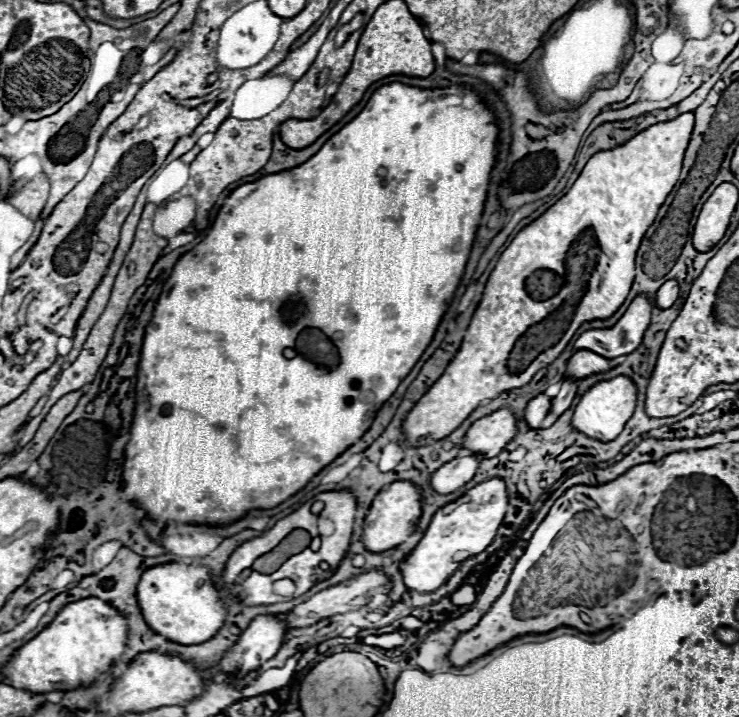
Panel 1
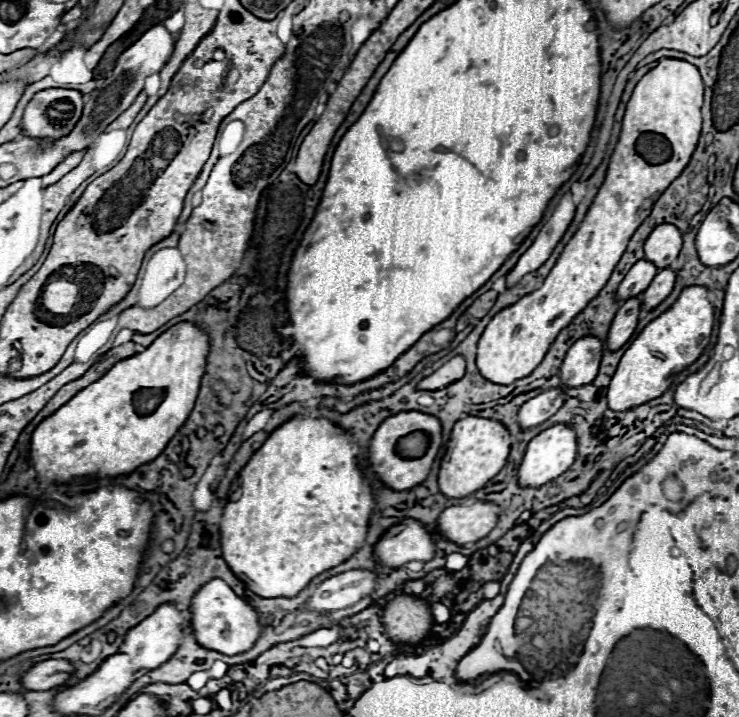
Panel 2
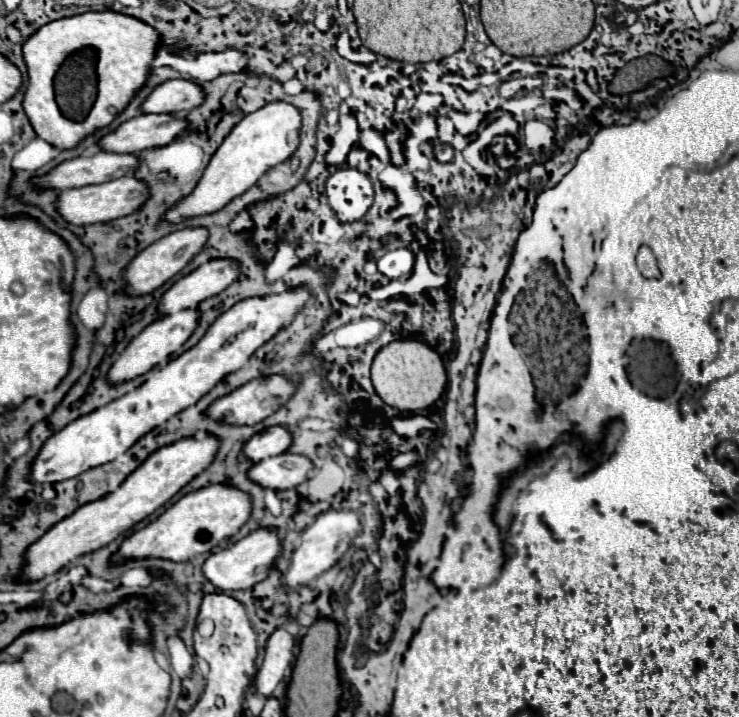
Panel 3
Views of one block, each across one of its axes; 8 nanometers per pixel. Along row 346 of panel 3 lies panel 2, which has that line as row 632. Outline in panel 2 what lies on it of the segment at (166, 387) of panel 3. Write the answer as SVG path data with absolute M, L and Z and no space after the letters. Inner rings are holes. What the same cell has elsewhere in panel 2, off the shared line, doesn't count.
M218 578L200 586L200 590L192 596L188 606L188 622L192 624L194 638L200 646L226 656L236 656L250 650L260 636L260 620L256 610L244 600L240 600L232 592L232 588Z

